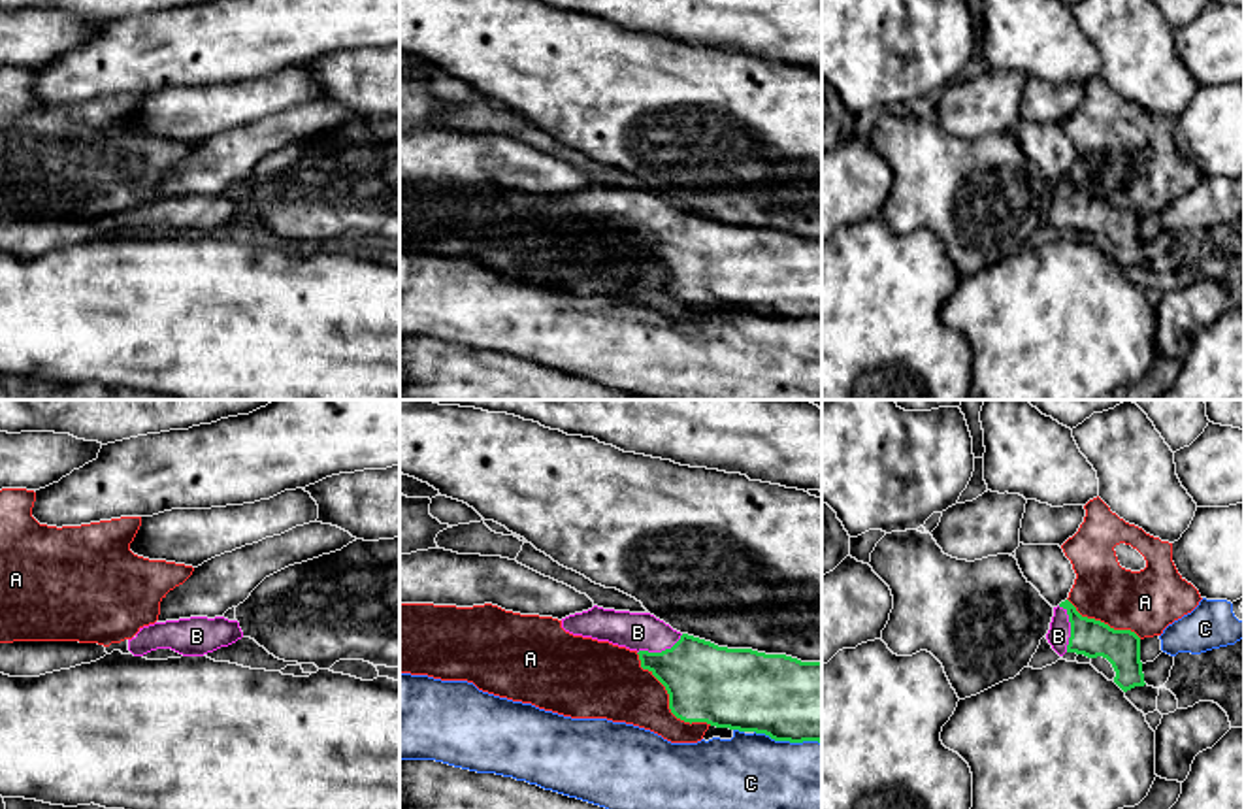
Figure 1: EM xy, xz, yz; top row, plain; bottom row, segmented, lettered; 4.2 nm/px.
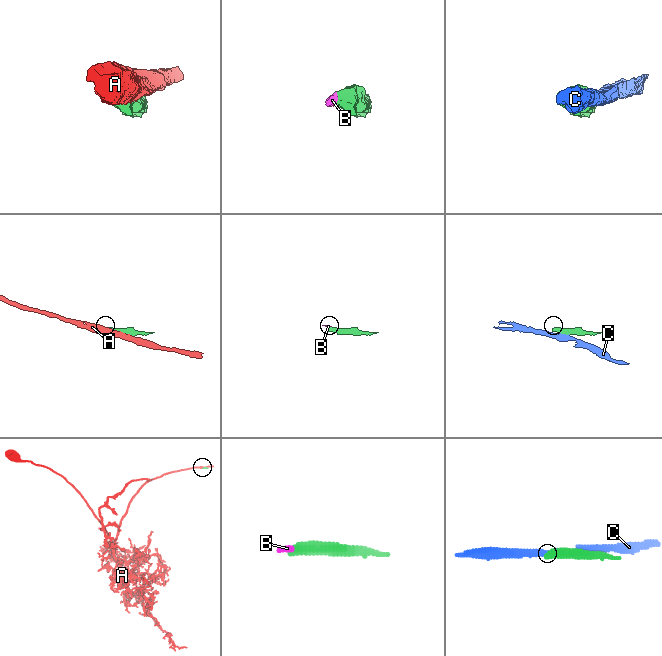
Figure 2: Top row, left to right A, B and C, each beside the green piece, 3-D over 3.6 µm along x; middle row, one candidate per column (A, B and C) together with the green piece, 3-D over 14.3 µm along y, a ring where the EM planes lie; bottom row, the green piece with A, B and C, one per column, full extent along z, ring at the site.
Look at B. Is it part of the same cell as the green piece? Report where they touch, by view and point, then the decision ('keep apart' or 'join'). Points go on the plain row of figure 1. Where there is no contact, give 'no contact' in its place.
yz (1071, 206) | join

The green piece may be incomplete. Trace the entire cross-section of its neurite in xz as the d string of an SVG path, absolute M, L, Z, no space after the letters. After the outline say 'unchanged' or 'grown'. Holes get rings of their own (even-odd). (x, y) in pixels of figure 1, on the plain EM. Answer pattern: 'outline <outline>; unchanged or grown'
outline M597 183L562 196L562 206L573 213L635 228L641 245L665 264L671 290L684 300L765 311L775 319L822 321L822 239L718 224L680 211L650 190L614 189Z; grown

